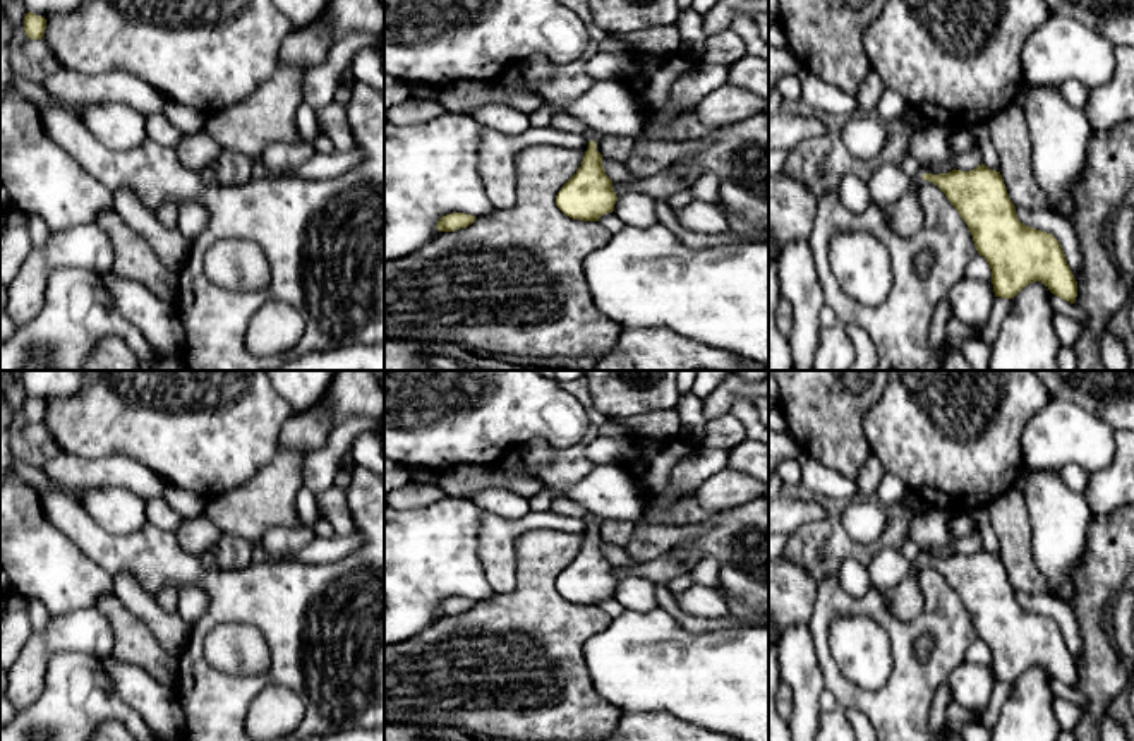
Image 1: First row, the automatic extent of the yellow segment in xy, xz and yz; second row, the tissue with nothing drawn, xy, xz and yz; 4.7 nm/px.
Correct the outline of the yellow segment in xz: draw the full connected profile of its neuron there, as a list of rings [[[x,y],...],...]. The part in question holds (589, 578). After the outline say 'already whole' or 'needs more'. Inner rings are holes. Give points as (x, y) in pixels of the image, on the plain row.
[[[588,513],[583,521],[588,525],[588,533],[578,556],[558,576],[556,590],[573,604],[599,605],[600,600],[614,595],[618,580],[597,535],[599,520]]]; needs more

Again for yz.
[[[983,547],[969,556],[918,557],[901,583],[878,588],[896,619],[913,621],[923,611],[918,587],[923,564],[938,569],[966,605],[992,654],[995,681],[1014,683],[1029,667],[1041,666],[1053,679],[1076,686],[1077,666],[1062,630],[1052,618],[1019,605],[1000,556]]]; needs more

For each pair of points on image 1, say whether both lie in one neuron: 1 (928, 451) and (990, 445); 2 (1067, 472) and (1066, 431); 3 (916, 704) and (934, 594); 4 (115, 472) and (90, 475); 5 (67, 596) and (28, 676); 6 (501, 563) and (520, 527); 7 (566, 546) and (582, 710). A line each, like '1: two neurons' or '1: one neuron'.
1: one neuron
2: two neurons
3: one neuron
4: one neuron
5: two neurons
6: one neuron
7: one neuron

